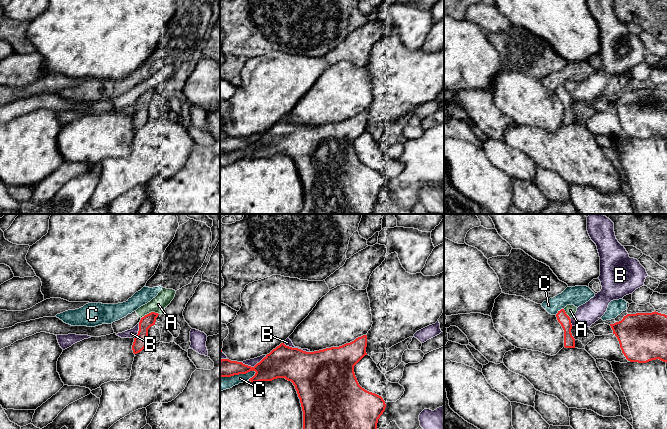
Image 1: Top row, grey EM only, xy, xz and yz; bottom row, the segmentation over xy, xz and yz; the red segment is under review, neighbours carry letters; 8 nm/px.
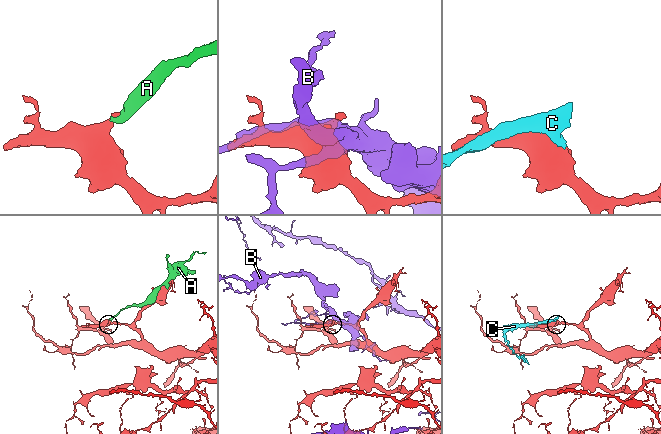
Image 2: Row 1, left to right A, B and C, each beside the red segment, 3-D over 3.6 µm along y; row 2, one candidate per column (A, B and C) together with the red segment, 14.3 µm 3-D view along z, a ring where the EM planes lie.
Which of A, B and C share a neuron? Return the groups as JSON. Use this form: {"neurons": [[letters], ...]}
{"neurons": [["A", "C"], ["B"]]}

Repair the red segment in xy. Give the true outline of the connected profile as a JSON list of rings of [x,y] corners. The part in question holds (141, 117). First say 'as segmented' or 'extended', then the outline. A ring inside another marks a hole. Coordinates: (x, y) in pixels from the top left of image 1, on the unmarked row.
as segmented; [[[151,88],[141,94],[139,98],[139,107],[134,114],[134,118],[132,121],[132,126],[134,130],[141,128],[149,121],[148,105],[151,102],[155,101],[158,91],[158,89]]]

